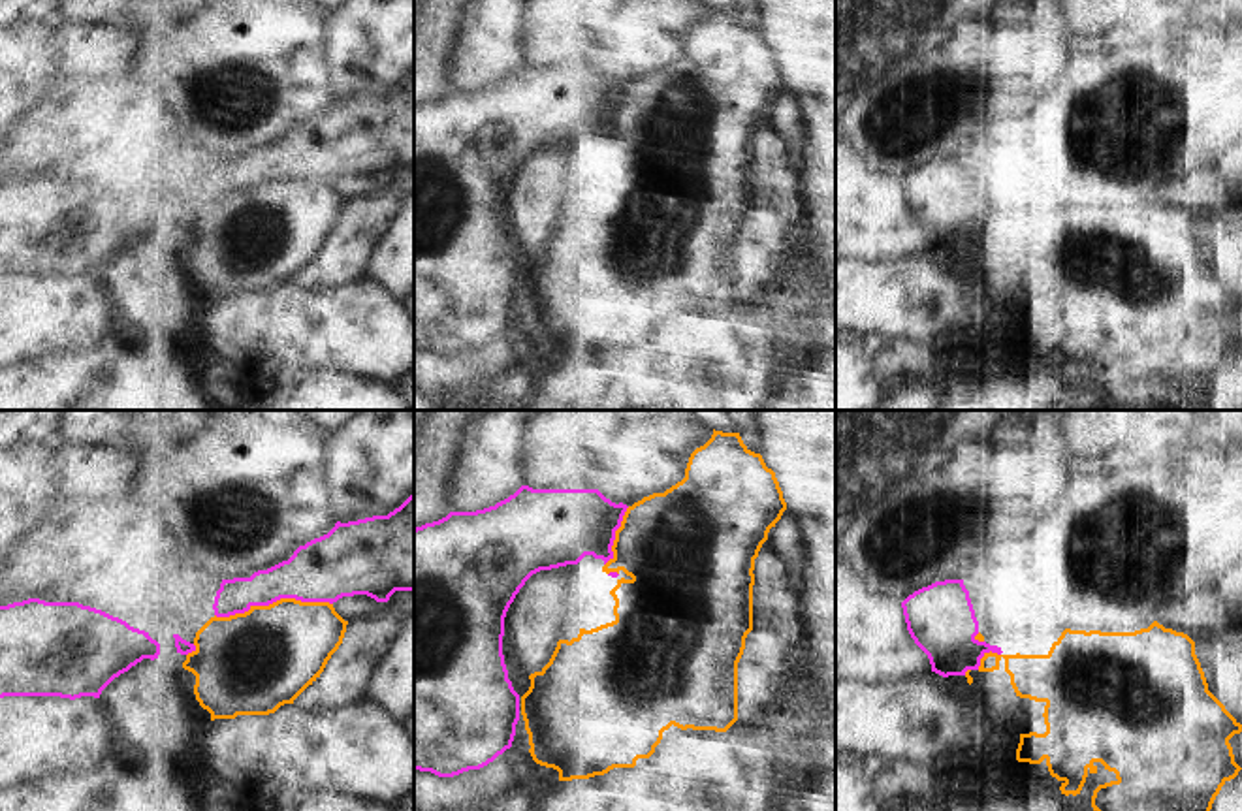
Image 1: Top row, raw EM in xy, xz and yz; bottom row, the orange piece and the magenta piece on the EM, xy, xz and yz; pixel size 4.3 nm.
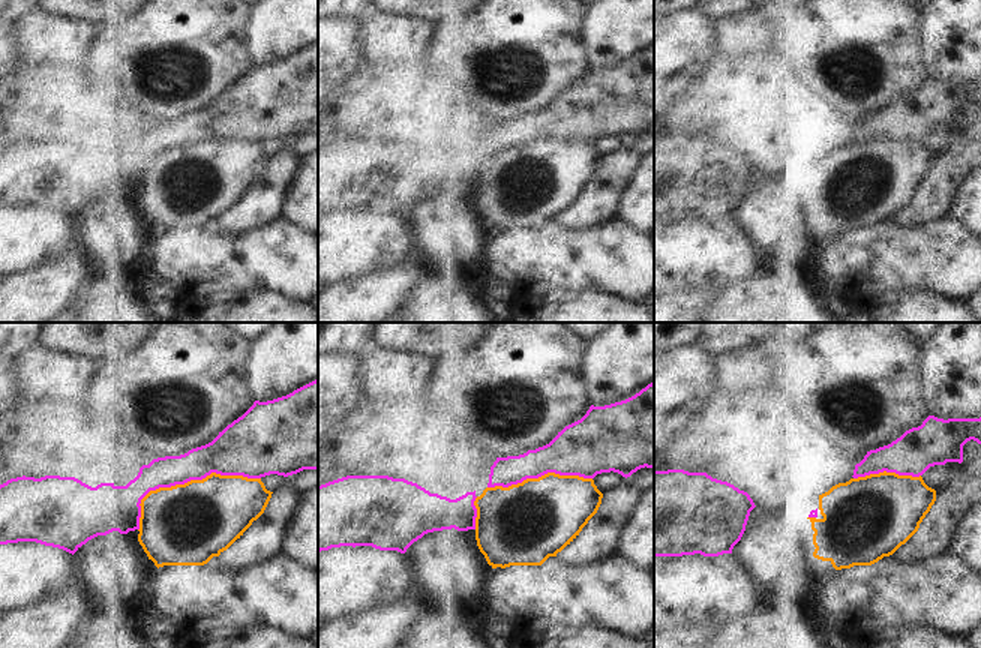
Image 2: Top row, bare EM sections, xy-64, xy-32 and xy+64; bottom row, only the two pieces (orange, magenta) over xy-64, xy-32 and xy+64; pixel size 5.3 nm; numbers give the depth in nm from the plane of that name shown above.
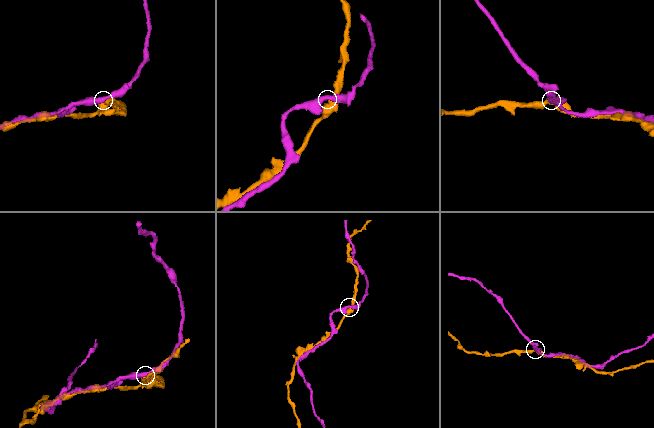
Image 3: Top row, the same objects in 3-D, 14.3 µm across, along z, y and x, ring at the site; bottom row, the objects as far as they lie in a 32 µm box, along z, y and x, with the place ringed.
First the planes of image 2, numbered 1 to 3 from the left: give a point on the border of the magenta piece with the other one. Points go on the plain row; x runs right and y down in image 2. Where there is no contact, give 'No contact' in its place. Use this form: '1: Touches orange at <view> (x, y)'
1: Touches orange at xy-64 (185, 147)
2: Touches orange at xy-32 (539, 141)
3: Touches orange at xy+64 (887, 137)

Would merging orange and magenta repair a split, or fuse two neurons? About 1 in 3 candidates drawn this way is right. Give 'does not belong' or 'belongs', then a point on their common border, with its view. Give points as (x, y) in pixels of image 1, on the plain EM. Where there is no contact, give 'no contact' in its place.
does not belong; contact xy (273, 181)

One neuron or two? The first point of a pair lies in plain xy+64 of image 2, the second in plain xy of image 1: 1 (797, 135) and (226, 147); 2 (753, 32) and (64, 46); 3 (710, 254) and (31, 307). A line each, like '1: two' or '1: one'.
1: two
2: one
3: one

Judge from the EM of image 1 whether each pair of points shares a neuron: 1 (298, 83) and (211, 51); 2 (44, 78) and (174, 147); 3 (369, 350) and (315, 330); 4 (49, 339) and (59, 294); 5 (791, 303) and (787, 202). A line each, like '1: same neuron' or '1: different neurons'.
1: same neuron
2: different neurons
3: same neuron
4: same neuron
5: different neurons

